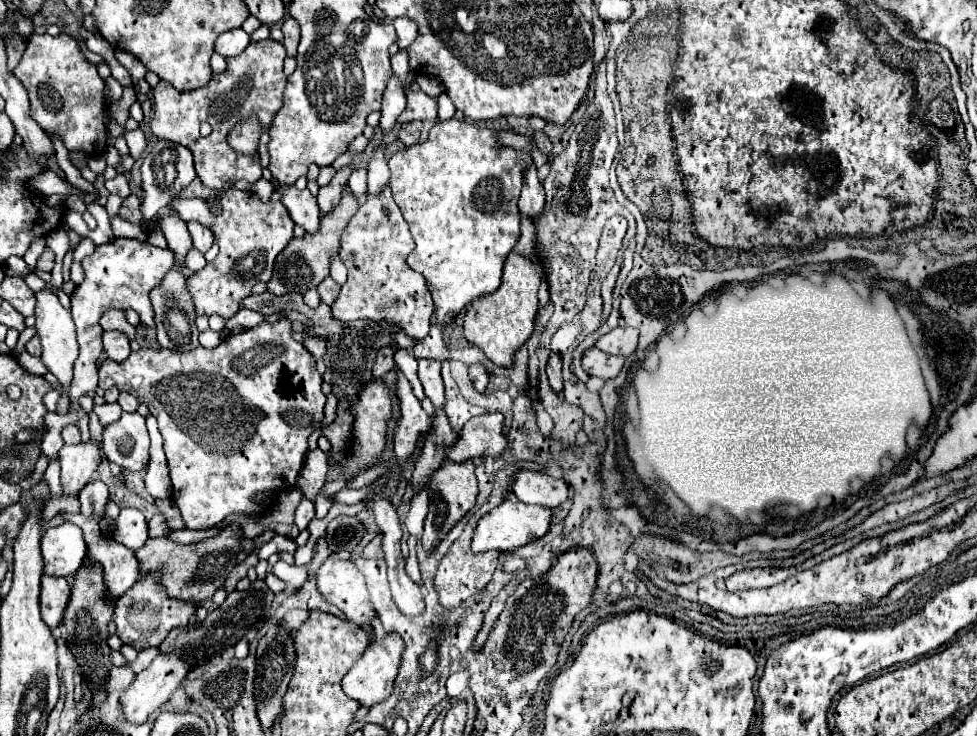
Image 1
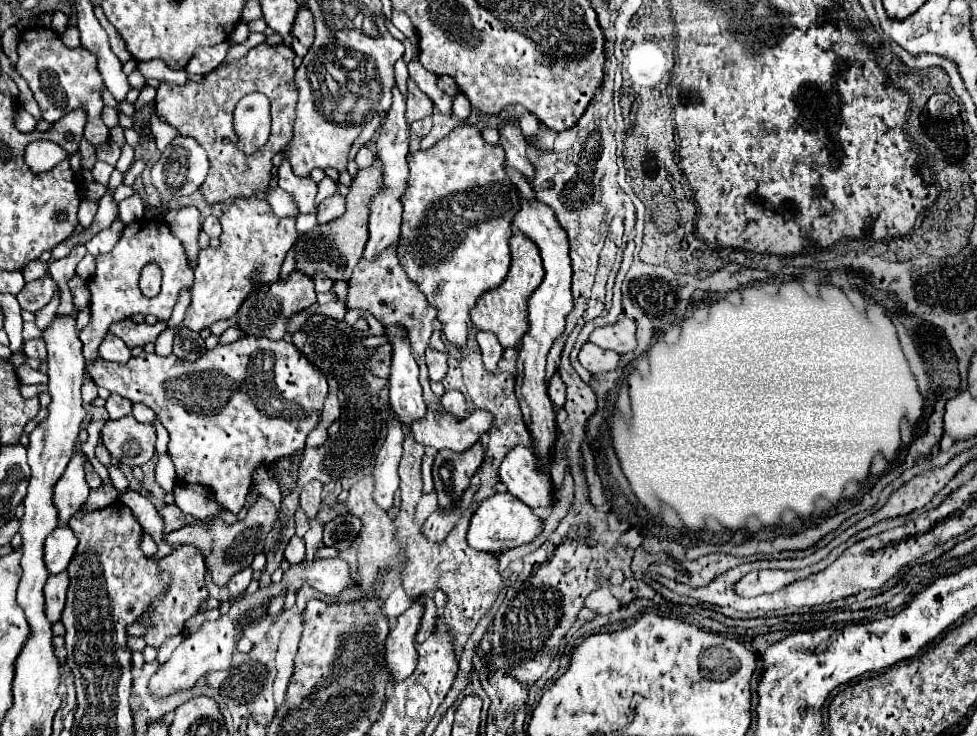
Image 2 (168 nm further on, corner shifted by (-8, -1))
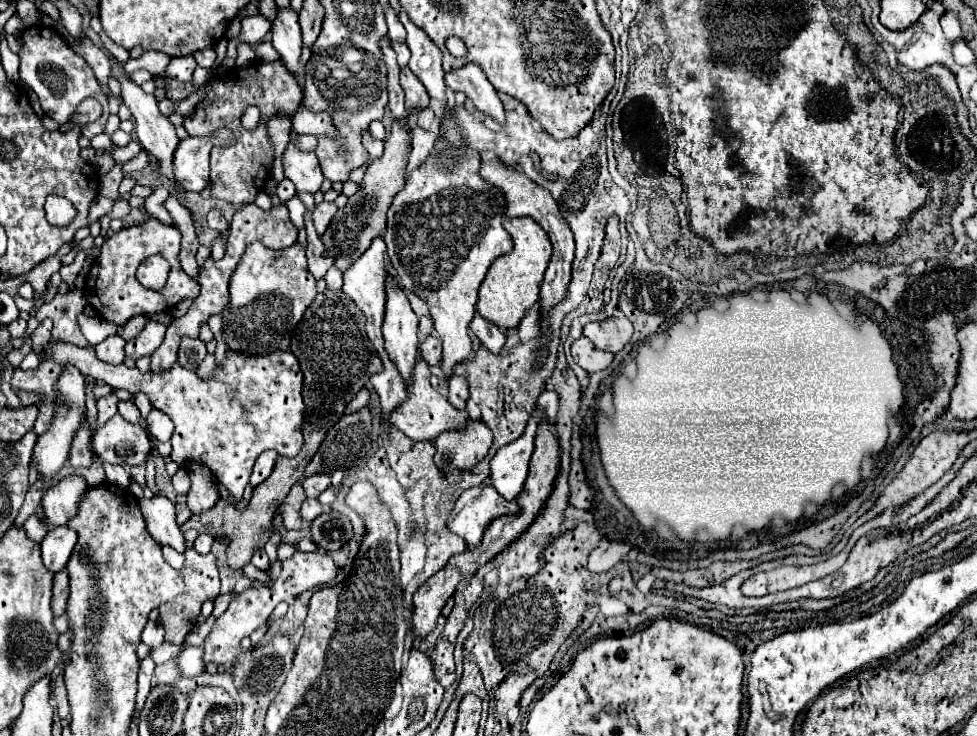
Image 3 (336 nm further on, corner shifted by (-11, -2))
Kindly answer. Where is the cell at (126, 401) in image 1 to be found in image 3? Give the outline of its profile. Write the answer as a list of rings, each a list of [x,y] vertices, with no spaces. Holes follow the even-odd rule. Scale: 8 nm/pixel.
[[[152,408],[150,414],[148,414],[148,418],[146,418],[146,430],[148,430],[148,434],[150,434],[154,440],[158,440],[158,442],[168,442],[170,436],[172,436],[174,424],[172,424],[172,420],[170,420],[164,412]]]

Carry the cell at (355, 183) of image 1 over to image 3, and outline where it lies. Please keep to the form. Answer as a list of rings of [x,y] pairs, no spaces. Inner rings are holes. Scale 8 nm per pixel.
[[[364,132],[362,144],[364,144],[364,148],[370,152],[370,160],[376,160],[376,158],[382,156],[382,148],[384,148],[384,142],[382,142],[382,140],[372,140],[372,138],[368,136],[368,132]]]

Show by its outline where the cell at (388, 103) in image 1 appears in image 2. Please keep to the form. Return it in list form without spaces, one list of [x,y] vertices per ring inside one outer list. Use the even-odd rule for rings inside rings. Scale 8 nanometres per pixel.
[[[399,59],[395,63],[395,83],[399,87],[401,93],[405,93],[405,87],[407,87],[407,79],[409,79],[409,73],[407,73],[407,63],[403,59]]]

